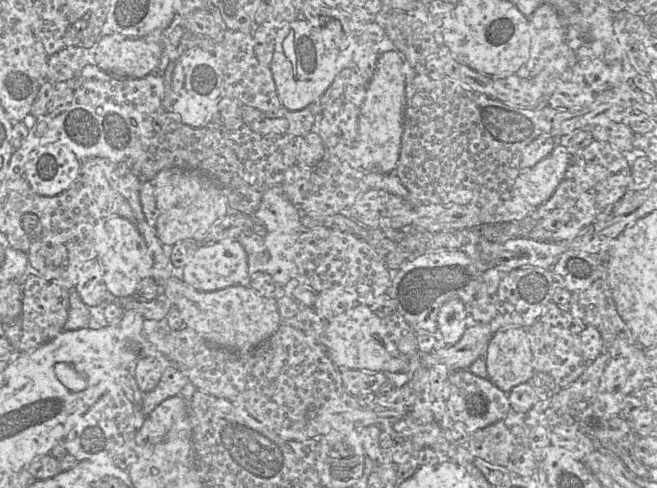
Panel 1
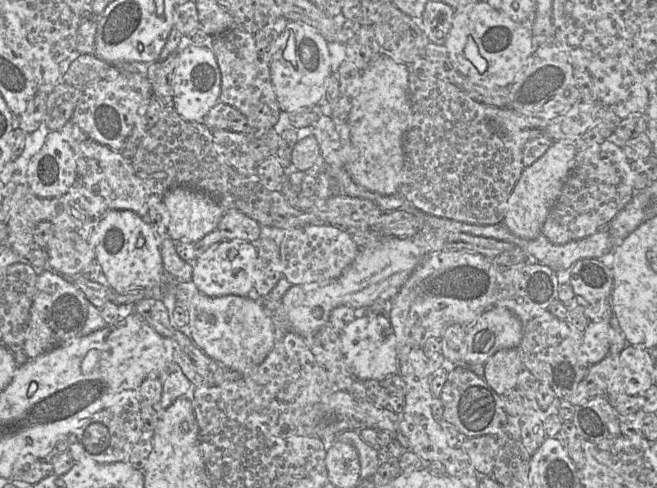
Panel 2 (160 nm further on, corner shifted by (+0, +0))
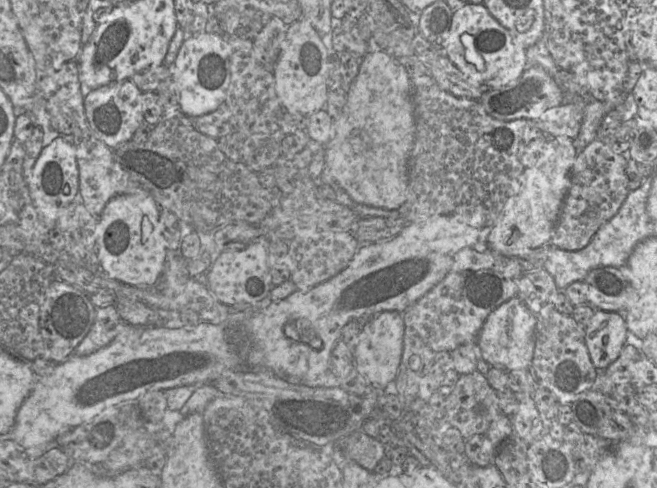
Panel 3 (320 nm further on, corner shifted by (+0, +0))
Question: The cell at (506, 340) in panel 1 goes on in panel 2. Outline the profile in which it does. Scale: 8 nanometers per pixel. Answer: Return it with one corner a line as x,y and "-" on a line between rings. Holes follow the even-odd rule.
518,348
502,349
484,364
484,379
501,396
516,389
517,379
523,368

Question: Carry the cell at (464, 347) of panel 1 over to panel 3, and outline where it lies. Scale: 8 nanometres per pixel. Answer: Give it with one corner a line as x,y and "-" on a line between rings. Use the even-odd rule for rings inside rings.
518,297
504,302
490,313
483,324
475,343
479,358
506,371
528,370
533,360
535,326
536,315

